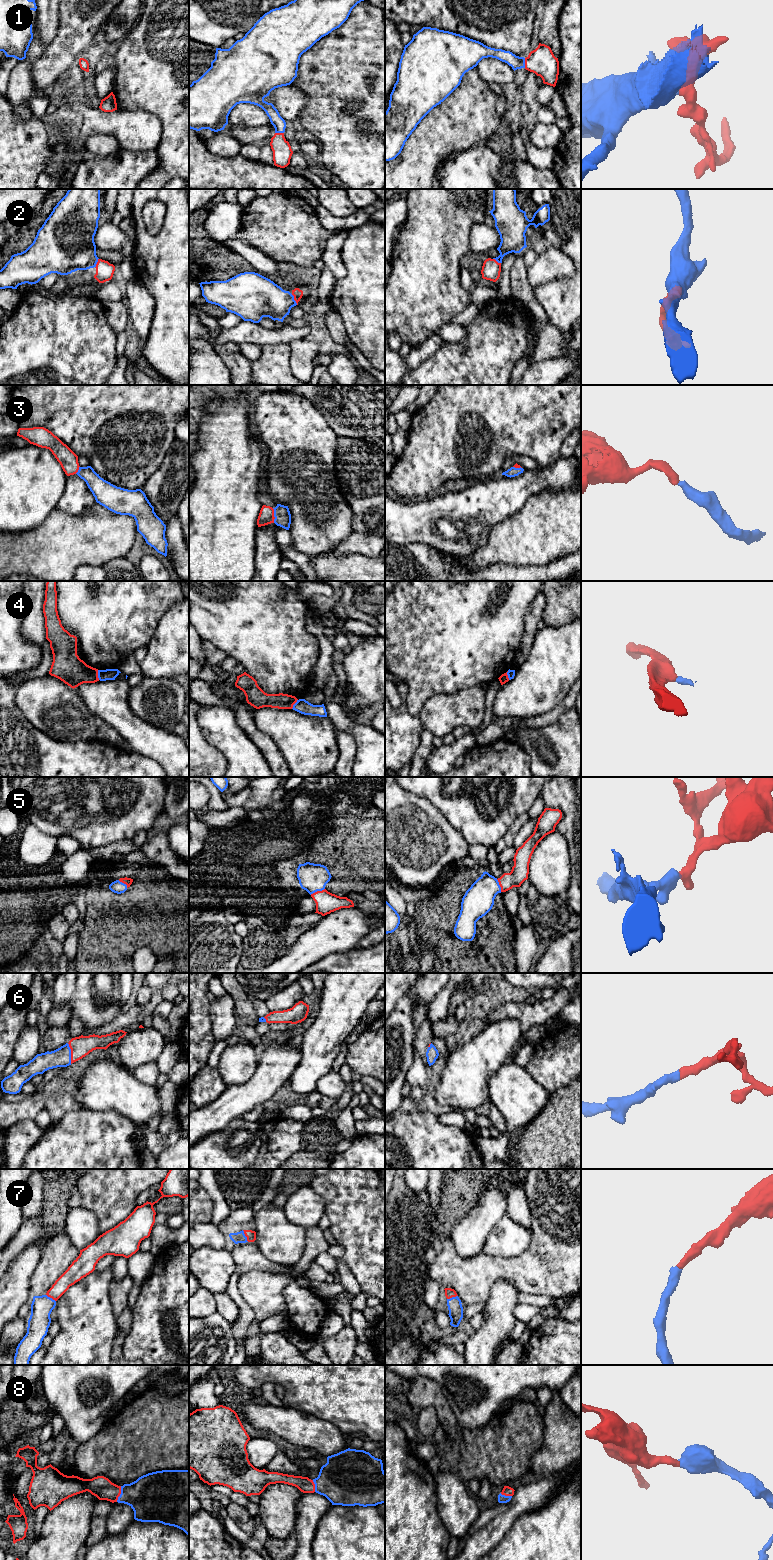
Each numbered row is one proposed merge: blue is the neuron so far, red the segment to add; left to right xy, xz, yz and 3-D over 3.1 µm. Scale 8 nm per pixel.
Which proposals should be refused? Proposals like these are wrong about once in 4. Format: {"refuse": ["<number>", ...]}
{"refuse": ["4"]}

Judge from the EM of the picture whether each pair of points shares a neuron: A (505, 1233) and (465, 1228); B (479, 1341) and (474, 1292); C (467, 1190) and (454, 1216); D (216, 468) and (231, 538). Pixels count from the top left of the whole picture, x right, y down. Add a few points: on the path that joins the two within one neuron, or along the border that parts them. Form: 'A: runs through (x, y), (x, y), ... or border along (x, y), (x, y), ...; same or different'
A: border along (505, 1214), (489, 1233), (482, 1252); different
B: border along (495, 1281), (489, 1297), (484, 1302); different
C: runs through (467, 1196), (467, 1200), (457, 1210); same
D: runs through (223, 485), (223, 521); same

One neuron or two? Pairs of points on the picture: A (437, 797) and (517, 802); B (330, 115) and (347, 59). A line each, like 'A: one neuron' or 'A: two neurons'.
A: one neuron
B: one neuron

